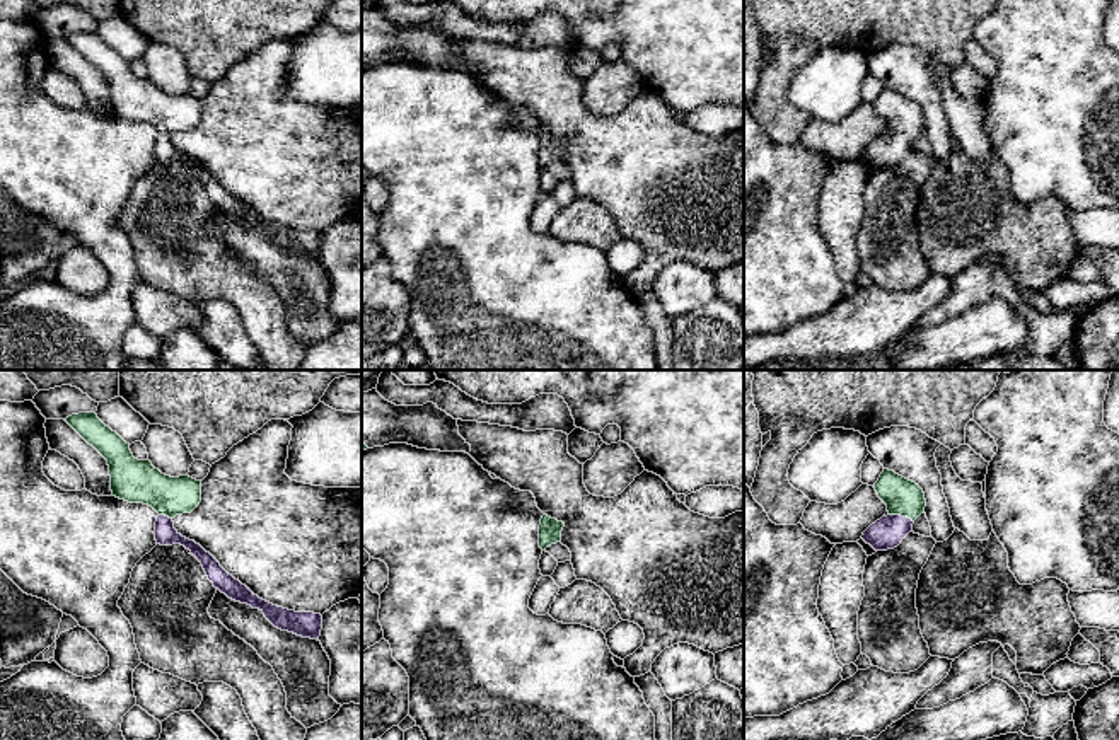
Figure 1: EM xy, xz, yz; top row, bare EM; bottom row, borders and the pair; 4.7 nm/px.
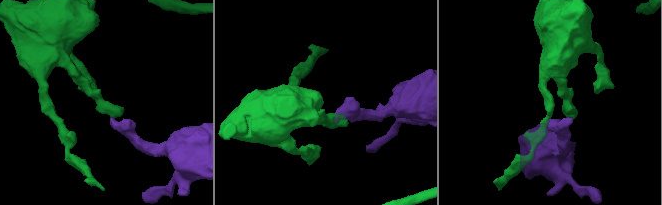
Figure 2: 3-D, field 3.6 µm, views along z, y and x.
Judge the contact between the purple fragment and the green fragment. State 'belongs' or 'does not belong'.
belongs

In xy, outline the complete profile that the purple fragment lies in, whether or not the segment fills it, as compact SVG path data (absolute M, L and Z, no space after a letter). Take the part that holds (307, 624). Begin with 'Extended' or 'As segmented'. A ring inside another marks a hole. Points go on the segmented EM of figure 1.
Extended. M96 413L72 414L65 421L107 460L113 496L128 503L148 505L159 513L154 530L157 544L184 546L201 563L213 587L229 598L259 609L281 631L319 641L321 614L295 612L259 598L229 575L200 544L174 529L176 515L191 513L200 505L201 481L189 476L171 477L155 469L150 460L135 459L130 443L106 426Z

